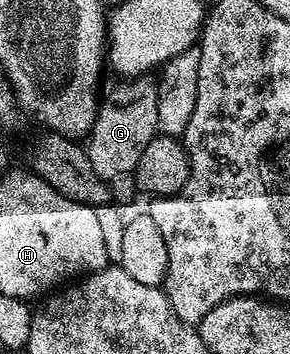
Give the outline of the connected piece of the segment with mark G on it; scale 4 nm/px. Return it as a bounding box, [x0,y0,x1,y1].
[85,77,159,181]

